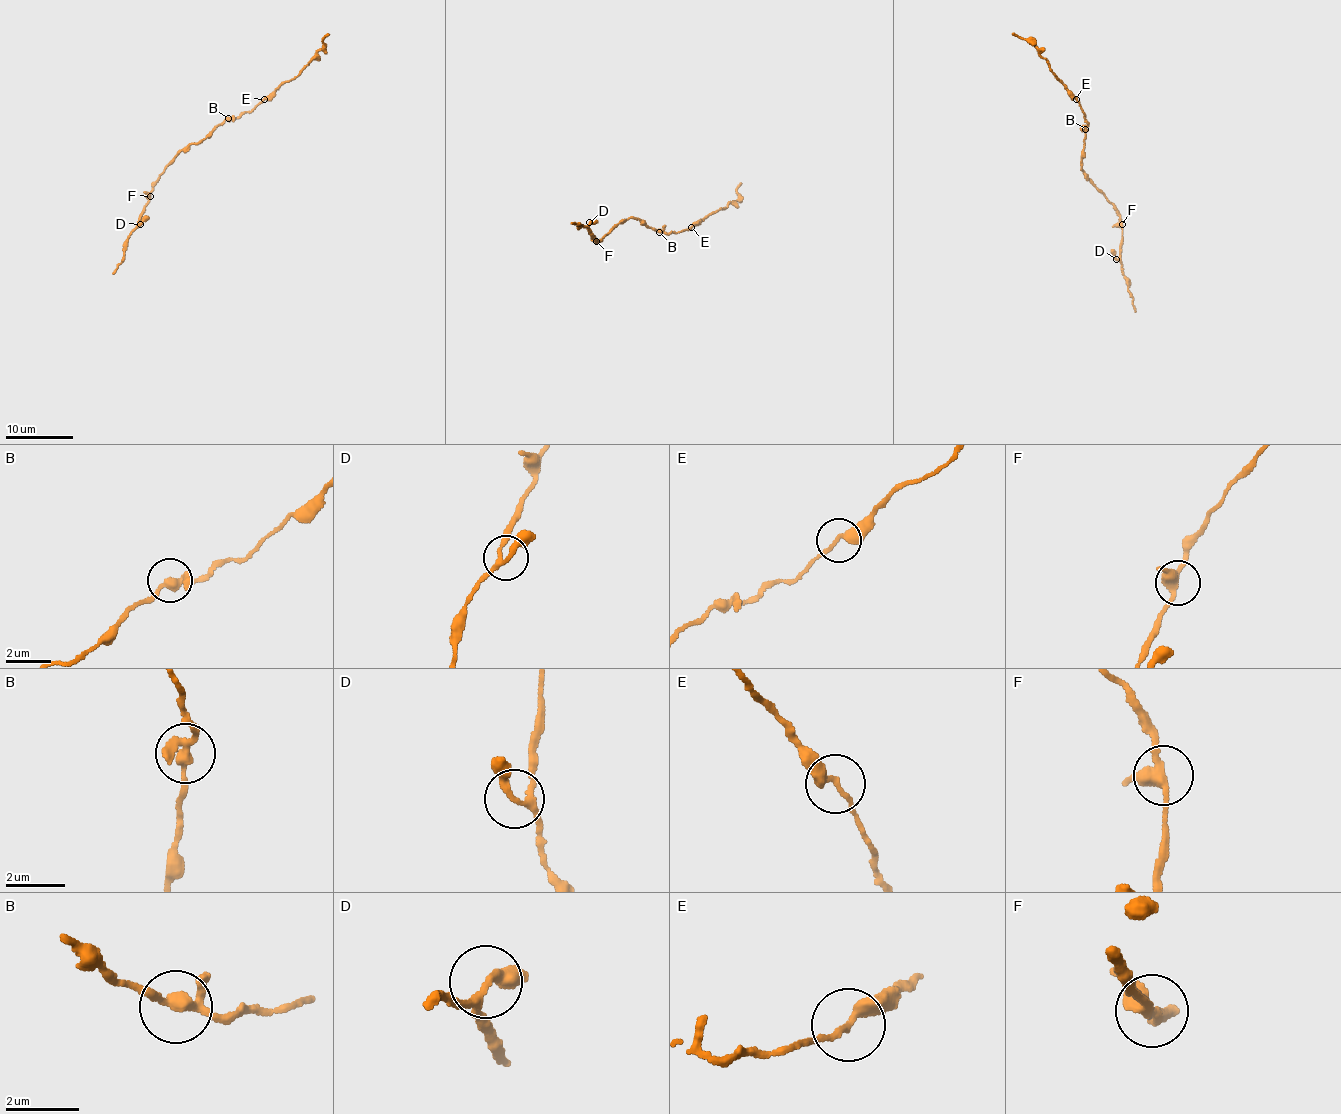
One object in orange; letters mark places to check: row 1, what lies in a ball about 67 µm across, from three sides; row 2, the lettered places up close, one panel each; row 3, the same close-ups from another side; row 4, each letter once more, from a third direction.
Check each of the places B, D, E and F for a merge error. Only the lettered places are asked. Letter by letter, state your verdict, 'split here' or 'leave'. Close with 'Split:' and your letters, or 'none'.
B: leave
D: leave
E: leave
F: leave
Split: none

